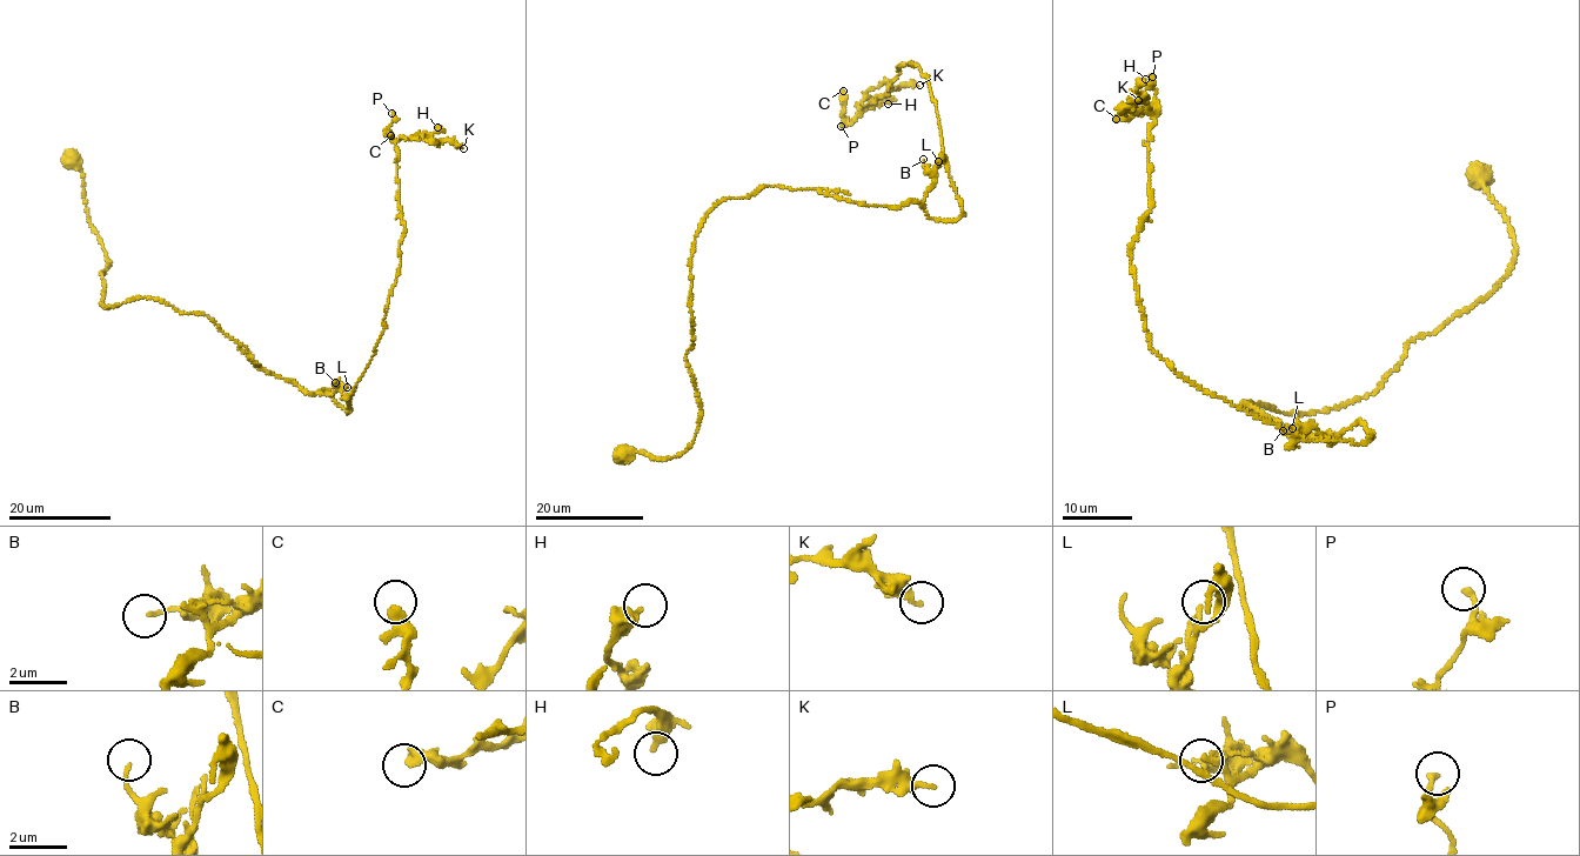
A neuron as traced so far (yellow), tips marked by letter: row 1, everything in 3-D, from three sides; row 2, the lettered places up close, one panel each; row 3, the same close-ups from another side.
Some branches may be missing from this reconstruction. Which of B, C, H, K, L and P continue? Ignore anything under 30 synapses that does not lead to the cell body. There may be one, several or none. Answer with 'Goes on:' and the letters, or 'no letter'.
Goes on: no letter

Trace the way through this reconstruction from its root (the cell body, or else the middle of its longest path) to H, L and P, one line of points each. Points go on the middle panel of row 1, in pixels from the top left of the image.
H: (624, 452), (693, 442), (690, 256), (721, 201), (772, 185), (959, 215), (918, 65), (857, 115), (888, 104)
L: (624, 452), (665, 460), (695, 435), (690, 265), (705, 214), (769, 185), (921, 202), (938, 161)
P: (624, 452), (693, 442), (690, 256), (721, 201), (772, 185), (959, 215), (918, 65), (841, 126)

